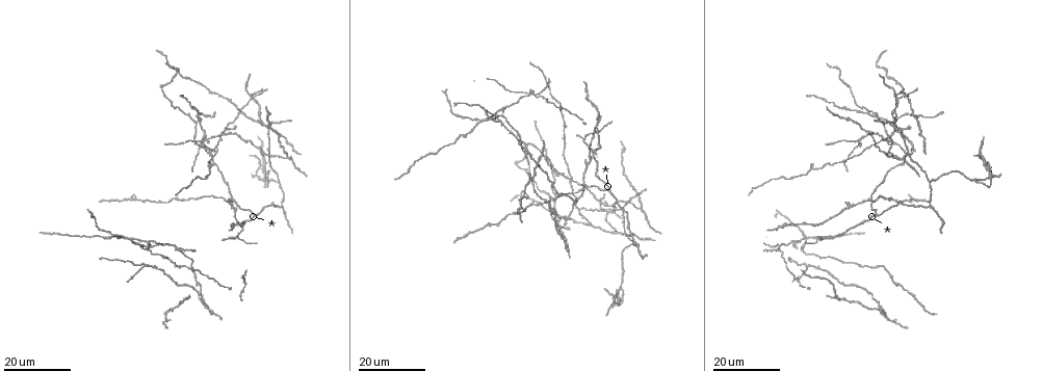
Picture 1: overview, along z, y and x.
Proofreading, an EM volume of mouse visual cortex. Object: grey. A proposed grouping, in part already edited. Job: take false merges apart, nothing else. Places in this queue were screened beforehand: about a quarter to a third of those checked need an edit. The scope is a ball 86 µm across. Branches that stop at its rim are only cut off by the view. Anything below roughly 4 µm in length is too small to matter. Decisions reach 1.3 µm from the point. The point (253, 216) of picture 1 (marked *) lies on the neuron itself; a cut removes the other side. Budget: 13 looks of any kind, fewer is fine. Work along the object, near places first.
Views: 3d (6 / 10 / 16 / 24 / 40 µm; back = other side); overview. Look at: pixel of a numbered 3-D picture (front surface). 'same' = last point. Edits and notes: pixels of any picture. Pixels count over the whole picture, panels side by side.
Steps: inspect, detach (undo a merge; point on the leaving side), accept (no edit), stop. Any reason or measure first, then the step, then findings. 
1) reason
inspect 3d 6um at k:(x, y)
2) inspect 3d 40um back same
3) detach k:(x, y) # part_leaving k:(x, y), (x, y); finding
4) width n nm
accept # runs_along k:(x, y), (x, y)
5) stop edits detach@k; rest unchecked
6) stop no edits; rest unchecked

arms part here
inspect 3d 24um at 1:(877, 213)

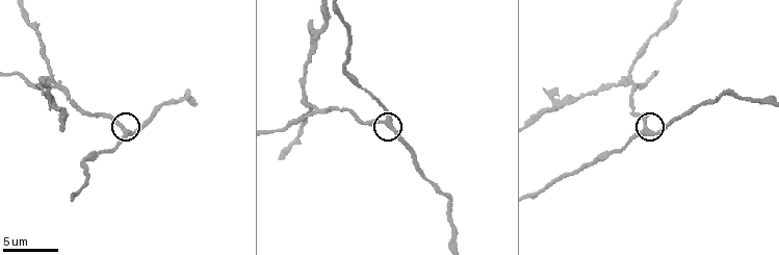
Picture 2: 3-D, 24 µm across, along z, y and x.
inspect 3d 6um at 2:(119, 124)

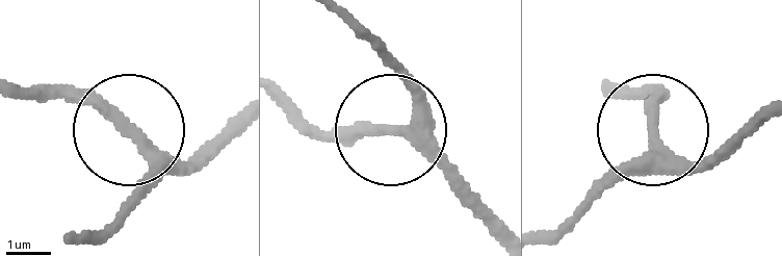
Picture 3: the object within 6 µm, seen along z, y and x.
accept # runs_along 3:(141, 184), (141, 144), (85, 103), (45, 92); one neuron here

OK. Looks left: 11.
two arms in line, one across
inspect 3d 24um at 1:(817, 268)

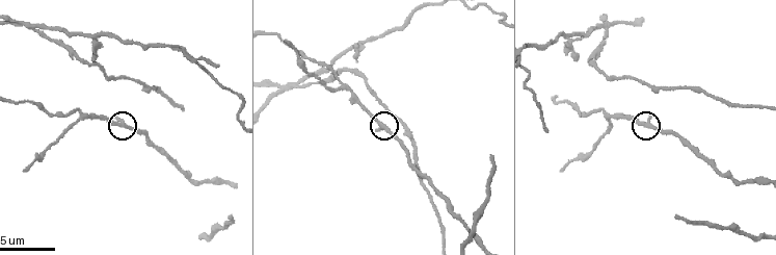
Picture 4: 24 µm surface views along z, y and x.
zoom in
inspect 3d 10um at 4:(125, 124)

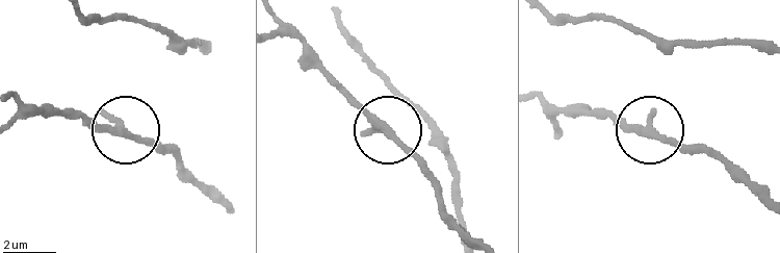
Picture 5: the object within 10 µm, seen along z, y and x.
side_arm 22 um
accept # continuous, no second neuron

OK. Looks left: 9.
thin arm on a thick one
inspect 3d 10um at 4:(606, 117)

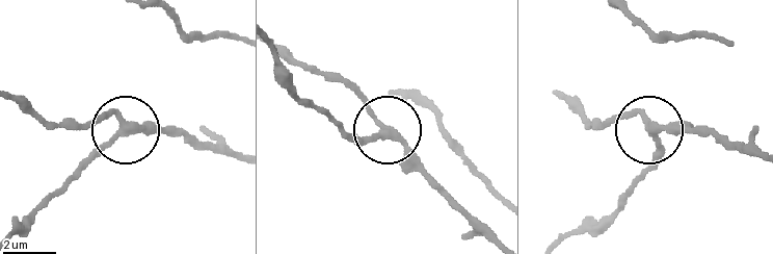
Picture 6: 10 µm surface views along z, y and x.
zoom in
inspect 3d 6um at 6:(651, 126)

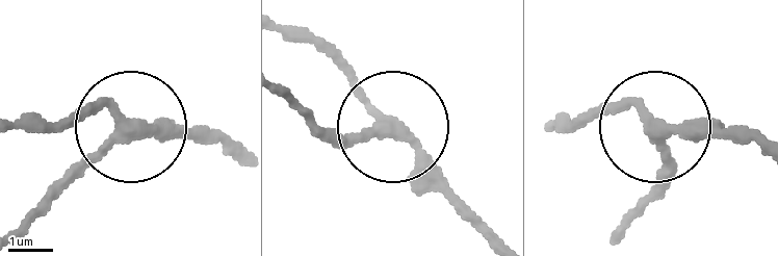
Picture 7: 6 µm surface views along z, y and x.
arms 3
accept # all the same neuron

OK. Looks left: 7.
small branch off a trunk
inspect 3d 16um at 2:(50, 74)

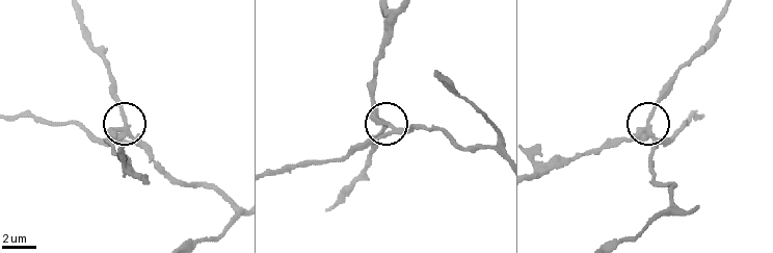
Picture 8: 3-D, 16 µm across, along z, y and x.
side_arm 72 um; arms 3
detach 8:(375, 101) # two neurons meet here

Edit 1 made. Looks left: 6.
four or more arms meet
inspect 3d 16um at 1:(249, 98)

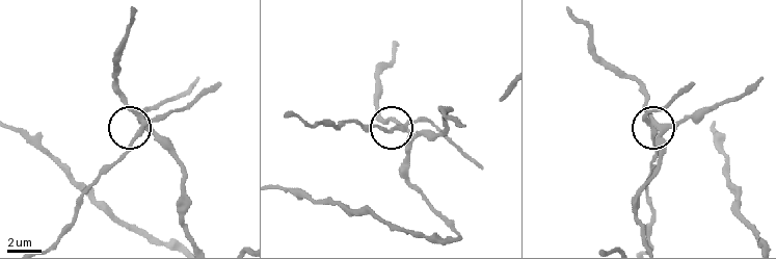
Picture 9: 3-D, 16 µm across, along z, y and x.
inspect 3d 10um at 9:(139, 130)

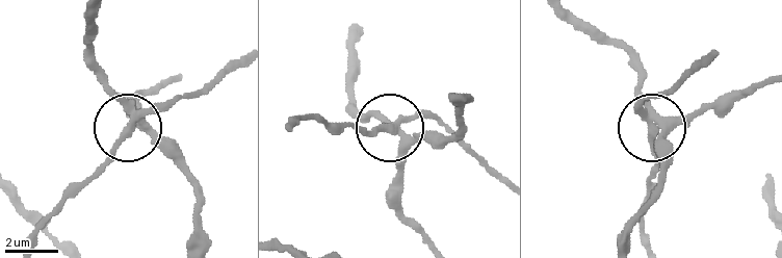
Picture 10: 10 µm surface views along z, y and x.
arms 4
detach 10:(171, 106) # part_leaving 10:(132, 121), (105, 165), (38, 239); two neurons meet here

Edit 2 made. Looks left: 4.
redraw
inspect overview

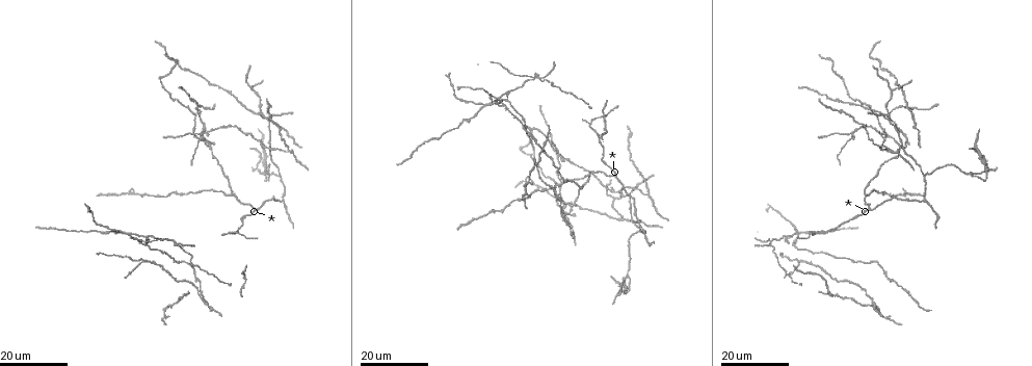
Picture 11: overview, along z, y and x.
three-way junction
inspect 3d 24um at 11:(643, 229)

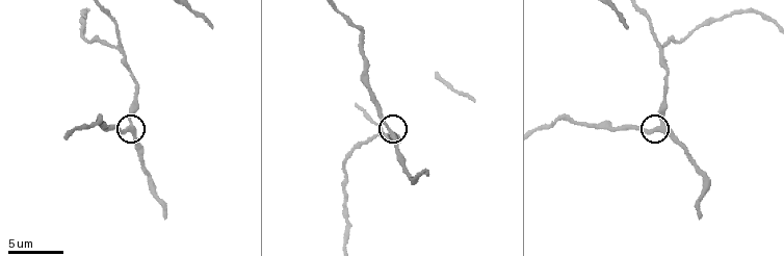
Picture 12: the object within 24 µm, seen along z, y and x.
inspect 3d 10um at 12:(661, 120)

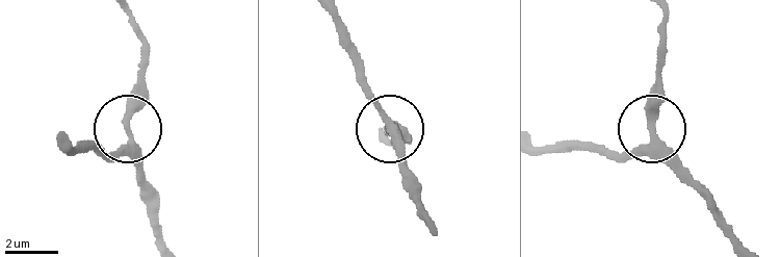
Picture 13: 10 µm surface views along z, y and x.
width 310 nm
accept # continuous, no second neuron

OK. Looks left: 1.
stop edits detach@8, detach@10; rest unchecked

